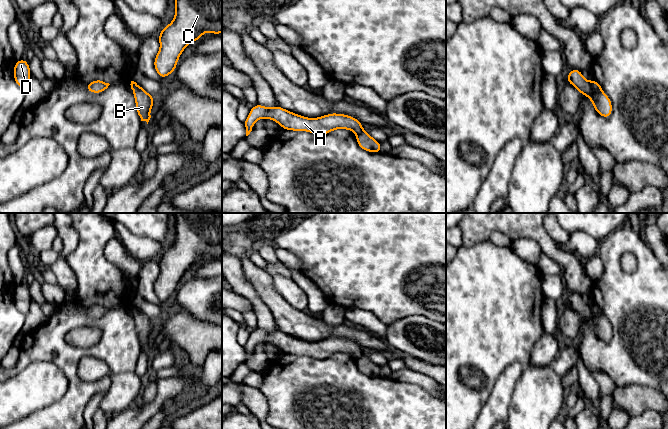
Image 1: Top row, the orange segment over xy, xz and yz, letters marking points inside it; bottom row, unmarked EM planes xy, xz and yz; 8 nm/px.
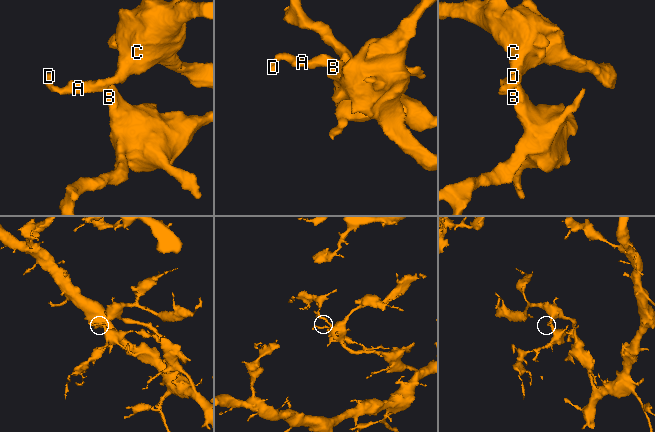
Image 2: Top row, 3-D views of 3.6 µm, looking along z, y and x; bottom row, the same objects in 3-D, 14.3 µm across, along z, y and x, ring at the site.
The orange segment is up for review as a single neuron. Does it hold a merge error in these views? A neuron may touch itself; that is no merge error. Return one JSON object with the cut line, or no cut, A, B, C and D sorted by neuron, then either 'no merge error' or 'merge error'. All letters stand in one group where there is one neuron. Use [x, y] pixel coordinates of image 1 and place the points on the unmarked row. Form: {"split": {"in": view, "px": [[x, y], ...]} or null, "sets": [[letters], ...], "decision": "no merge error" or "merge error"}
{"split": {"in": "yz", "px": [[590, 306], [590, 314], [586, 319]]}, "sets": [["A", "C", "D"], ["B"]], "decision": "merge error"}

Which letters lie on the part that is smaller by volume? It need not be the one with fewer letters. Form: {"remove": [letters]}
{"remove": ["B"]}

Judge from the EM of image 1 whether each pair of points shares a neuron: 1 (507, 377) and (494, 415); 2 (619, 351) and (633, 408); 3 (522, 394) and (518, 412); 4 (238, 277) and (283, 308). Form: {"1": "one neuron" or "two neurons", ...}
{"1": "one neuron", "2": "two neurons", "3": "one neuron", "4": "two neurons"}

